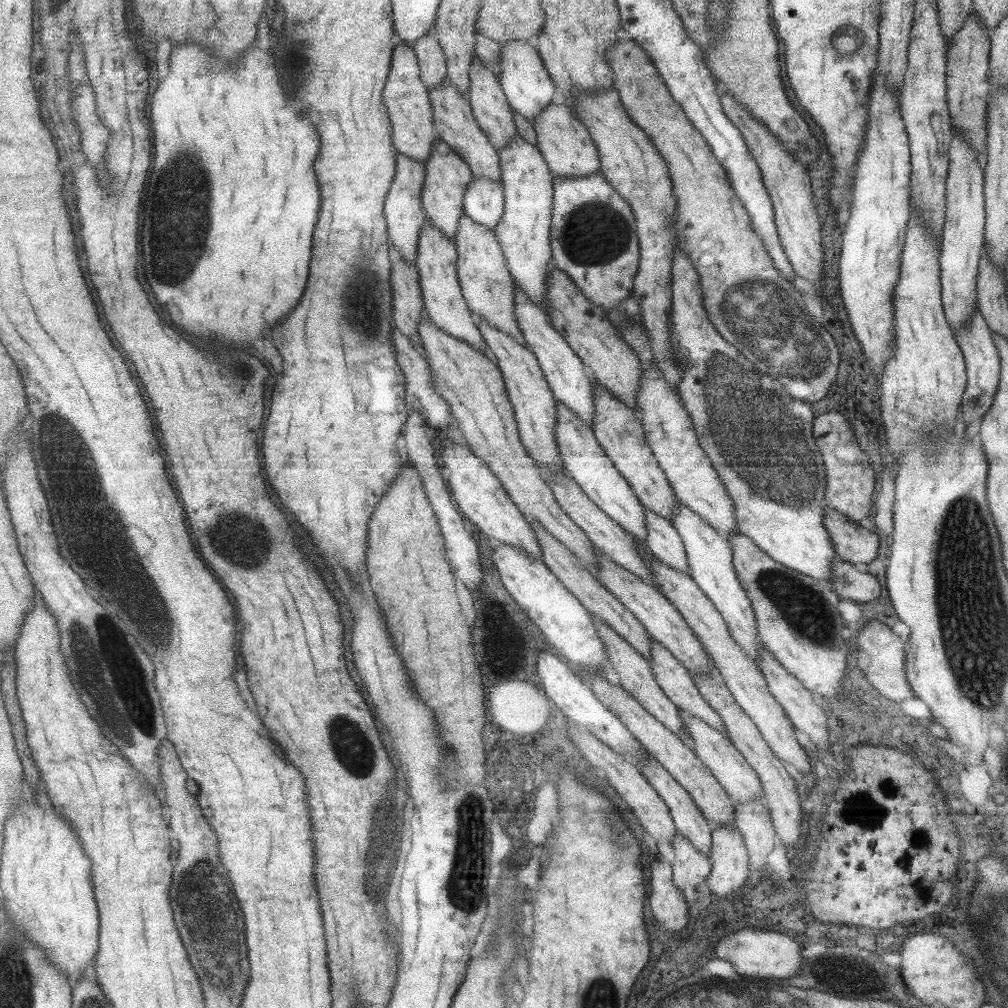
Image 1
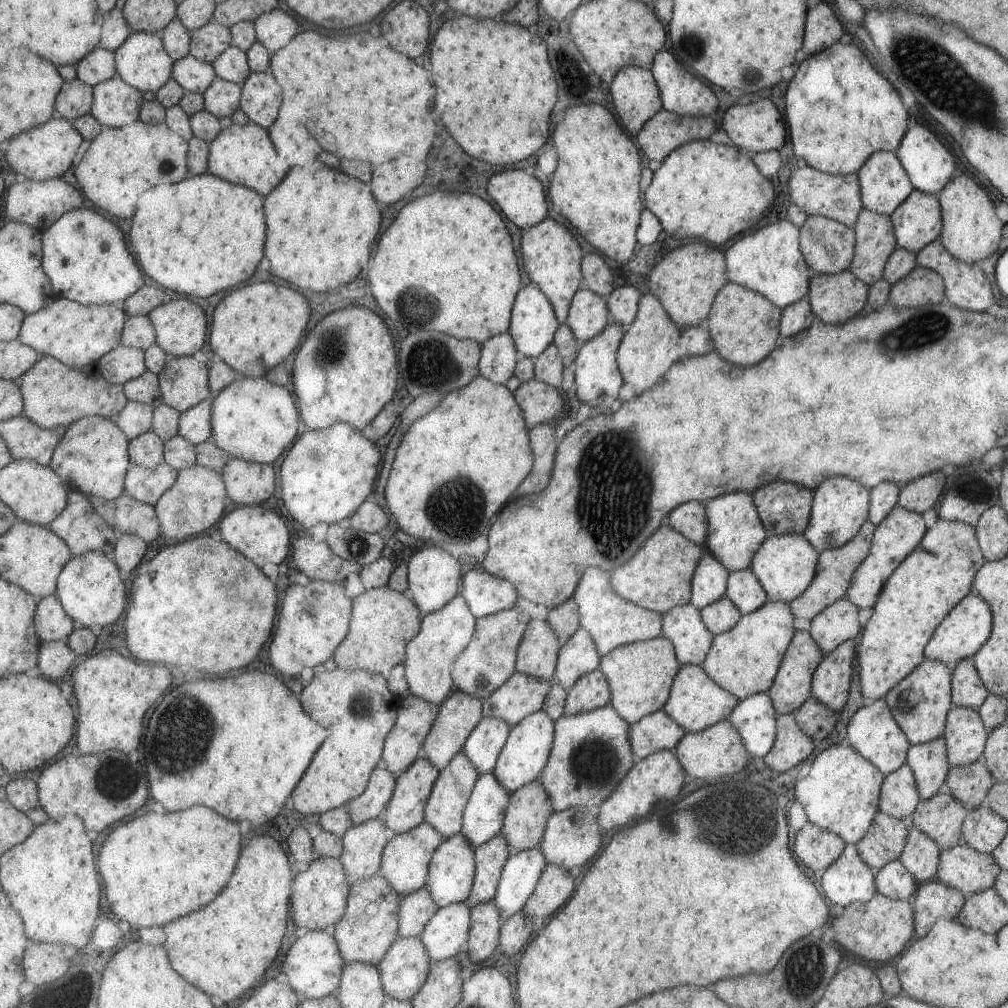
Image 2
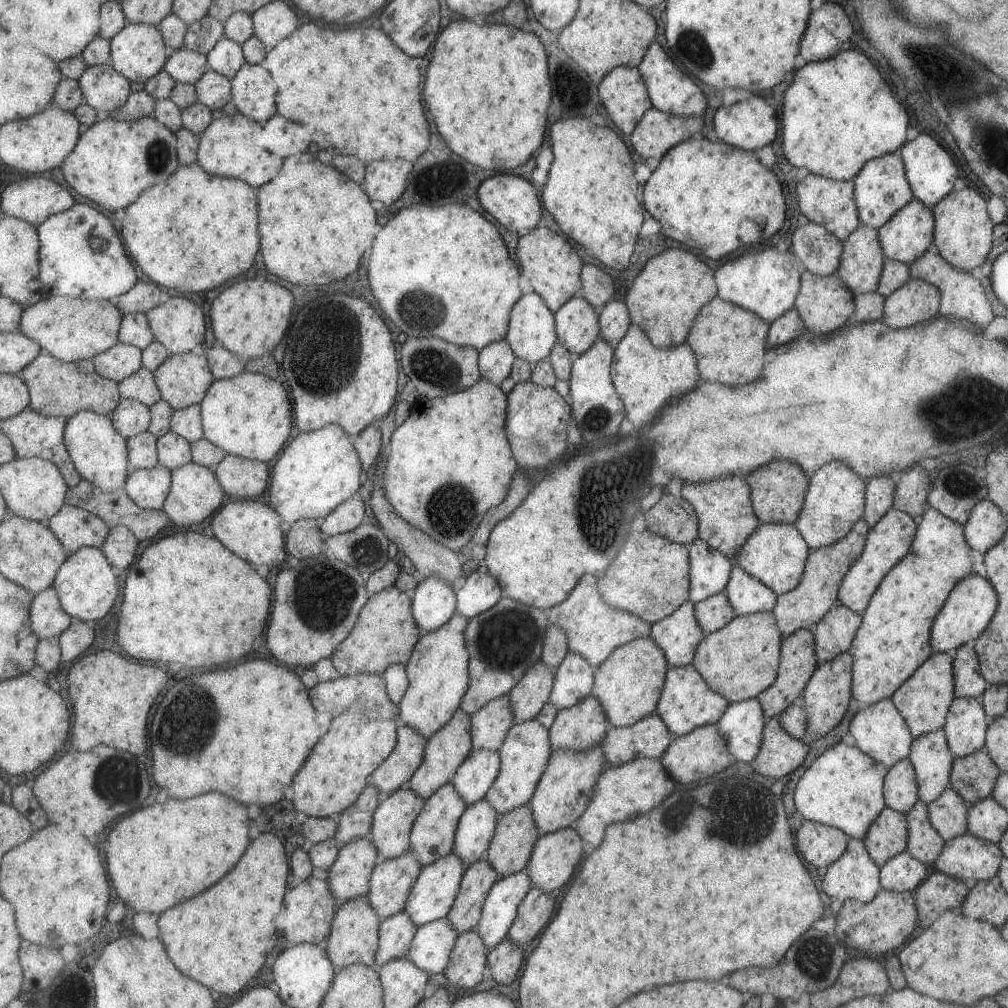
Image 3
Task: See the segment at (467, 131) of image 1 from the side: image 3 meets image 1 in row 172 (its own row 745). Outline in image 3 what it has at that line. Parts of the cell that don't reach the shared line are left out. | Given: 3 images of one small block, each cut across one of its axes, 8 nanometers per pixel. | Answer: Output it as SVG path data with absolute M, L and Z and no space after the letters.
M511 694L489 702L471 718L471 736L475 750L499 751L514 729L515 714Z

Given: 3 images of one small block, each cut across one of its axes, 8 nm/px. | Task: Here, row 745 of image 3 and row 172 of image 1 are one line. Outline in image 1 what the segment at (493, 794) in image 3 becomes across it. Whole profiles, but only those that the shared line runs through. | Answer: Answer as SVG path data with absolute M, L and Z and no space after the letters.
M517 136L507 148L499 150L503 186L505 192L505 214L495 232L503 247L513 278L527 296L547 312L547 288L549 270L554 264L551 246L551 226L554 210L554 175L543 152Z

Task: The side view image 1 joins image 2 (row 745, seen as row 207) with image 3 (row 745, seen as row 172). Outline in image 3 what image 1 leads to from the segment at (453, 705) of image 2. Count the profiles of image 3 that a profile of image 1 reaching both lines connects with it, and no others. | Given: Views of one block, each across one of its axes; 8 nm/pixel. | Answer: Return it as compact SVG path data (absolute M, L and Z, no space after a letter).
M459 708L453 720L438 730L429 740L426 746L426 757L419 770L411 777L409 786L420 794L425 800L431 798L443 785L453 782L459 768L465 764L474 750L473 738L471 736L471 718L465 710Z

